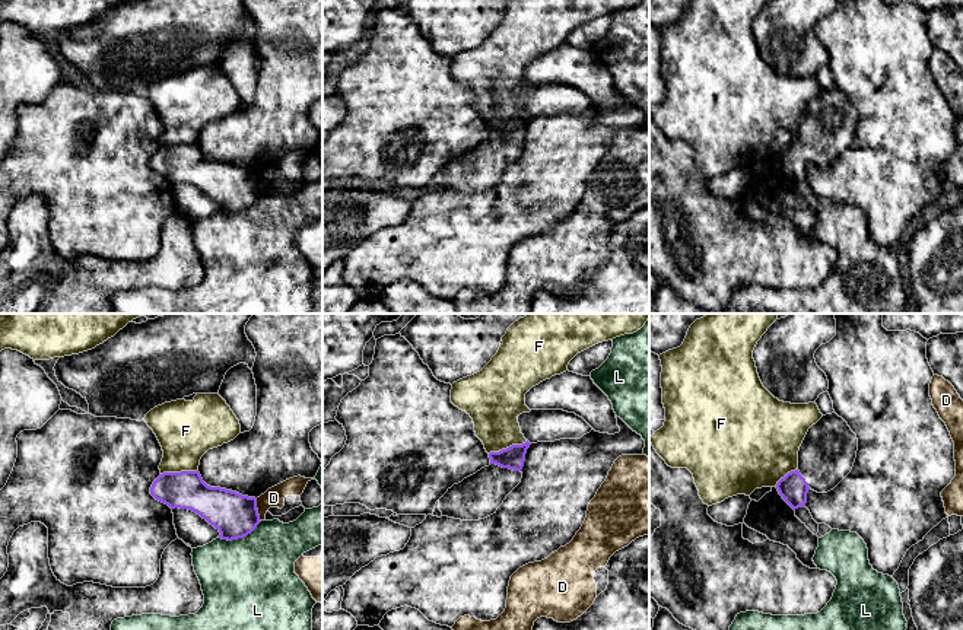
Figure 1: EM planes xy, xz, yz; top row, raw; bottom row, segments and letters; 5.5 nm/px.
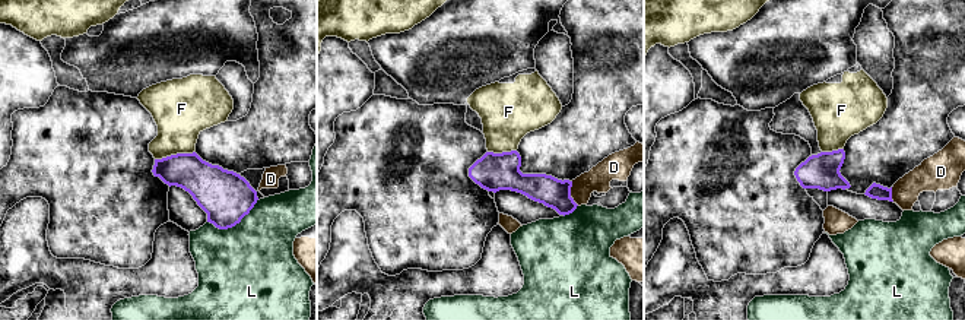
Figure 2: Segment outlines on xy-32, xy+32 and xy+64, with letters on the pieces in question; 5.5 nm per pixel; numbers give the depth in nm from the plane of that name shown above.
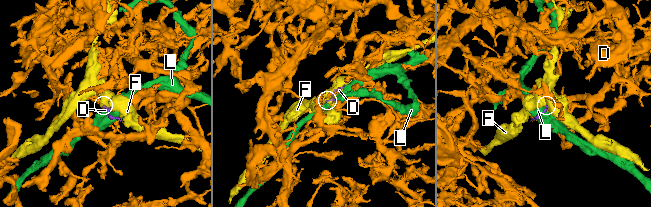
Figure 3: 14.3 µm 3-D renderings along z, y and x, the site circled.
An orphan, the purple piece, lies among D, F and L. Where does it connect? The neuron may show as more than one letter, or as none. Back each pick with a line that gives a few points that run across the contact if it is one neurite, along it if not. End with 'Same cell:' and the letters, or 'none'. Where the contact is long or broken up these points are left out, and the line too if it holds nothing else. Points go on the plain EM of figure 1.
Same cell: none

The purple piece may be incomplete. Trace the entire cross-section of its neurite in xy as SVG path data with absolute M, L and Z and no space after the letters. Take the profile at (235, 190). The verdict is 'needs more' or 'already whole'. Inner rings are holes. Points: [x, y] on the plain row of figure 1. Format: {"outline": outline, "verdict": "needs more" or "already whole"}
{"outline": "M198 144L163 146L153 155L150 168L171 182L196 185L220 206L222 213L244 211L261 195L255 171L210 160Z", "verdict": "already whole"}

